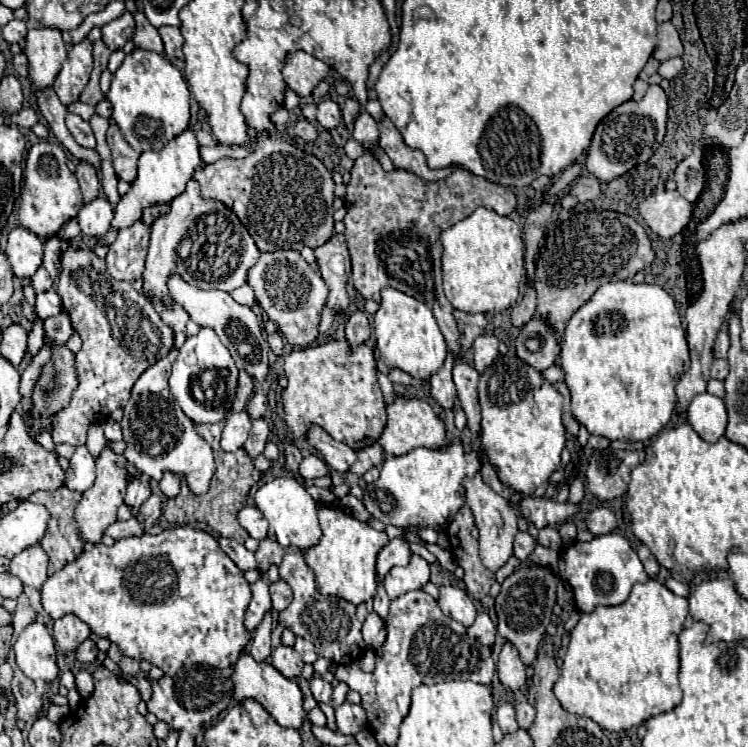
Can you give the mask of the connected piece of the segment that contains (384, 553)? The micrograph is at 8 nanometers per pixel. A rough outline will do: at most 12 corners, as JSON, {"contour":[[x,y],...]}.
{"contour":[[391,539],[377,557],[383,579],[395,565],[407,565],[413,551],[405,539]]}

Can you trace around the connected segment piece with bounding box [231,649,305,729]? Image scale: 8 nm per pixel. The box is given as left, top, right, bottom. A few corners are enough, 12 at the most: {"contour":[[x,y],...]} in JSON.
{"contour":[[247,649],[231,677],[233,699],[255,699],[283,727],[299,729],[303,693]]}

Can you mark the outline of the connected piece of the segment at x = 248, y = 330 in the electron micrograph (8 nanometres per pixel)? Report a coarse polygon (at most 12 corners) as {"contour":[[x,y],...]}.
{"contour":[[179,275],[171,297],[215,329],[237,369],[269,375],[261,323],[229,293],[201,291]]}

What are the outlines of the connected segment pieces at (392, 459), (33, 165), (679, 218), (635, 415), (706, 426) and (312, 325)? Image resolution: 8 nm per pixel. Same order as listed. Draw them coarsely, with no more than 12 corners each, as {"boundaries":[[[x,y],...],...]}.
{"boundaries":[[[385,455],[361,503],[395,527],[447,525],[481,455]],[[57,143],[25,161],[19,221],[41,239],[83,205]],[[677,191],[655,193],[639,205],[661,239],[681,233],[693,205]],[[607,283],[559,359],[591,435],[669,423],[689,365],[675,301]],[[711,393],[695,395],[687,421],[703,441],[725,433],[727,407]],[[297,251],[249,269],[261,309],[307,347],[329,289]]]}

